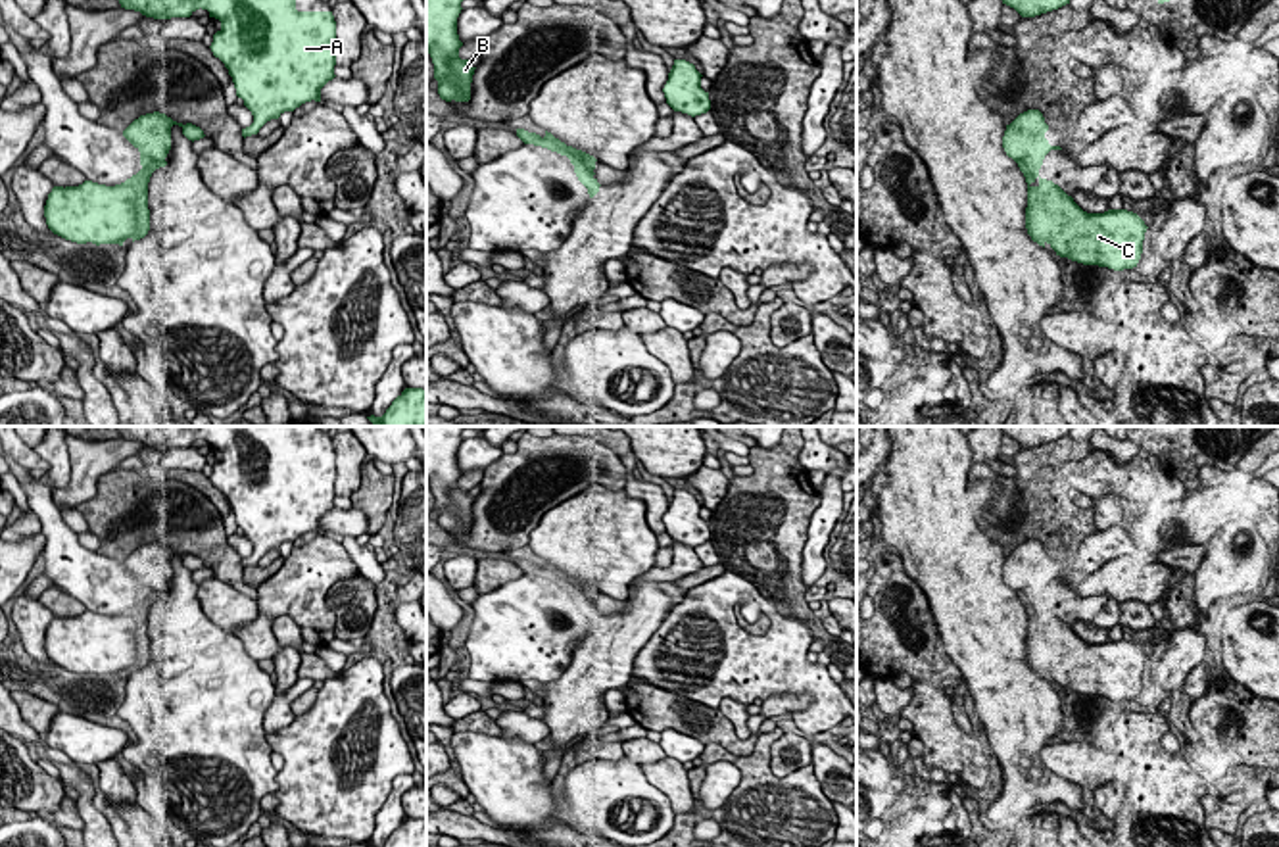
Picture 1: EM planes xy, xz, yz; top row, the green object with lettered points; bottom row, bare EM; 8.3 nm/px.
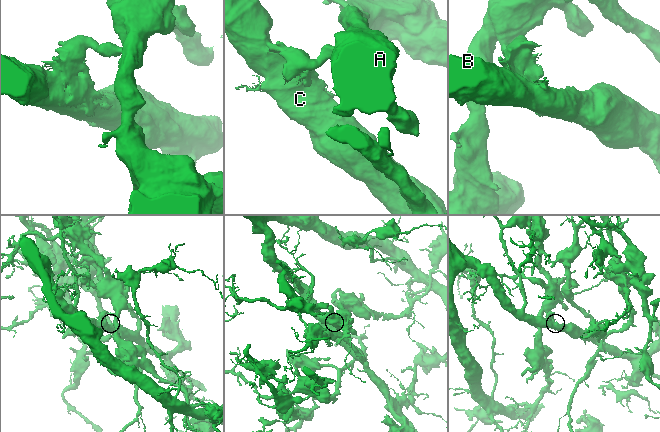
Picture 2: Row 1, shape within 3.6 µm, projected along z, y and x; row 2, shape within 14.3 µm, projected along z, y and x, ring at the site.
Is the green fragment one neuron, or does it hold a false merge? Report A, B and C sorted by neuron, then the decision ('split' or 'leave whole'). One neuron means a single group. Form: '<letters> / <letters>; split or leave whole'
A / B C; split

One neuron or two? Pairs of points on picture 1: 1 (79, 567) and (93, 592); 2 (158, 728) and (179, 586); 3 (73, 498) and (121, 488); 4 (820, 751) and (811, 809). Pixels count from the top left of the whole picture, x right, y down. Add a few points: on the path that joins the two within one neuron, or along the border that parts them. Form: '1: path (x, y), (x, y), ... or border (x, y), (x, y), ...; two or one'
1: path (83, 573), (93, 586); one
2: path (179, 694), (179, 621); one
3: border (118, 465), (98, 479), (96, 492), (77, 508); two
4: border (811, 765), (822, 794), (832, 803); two

